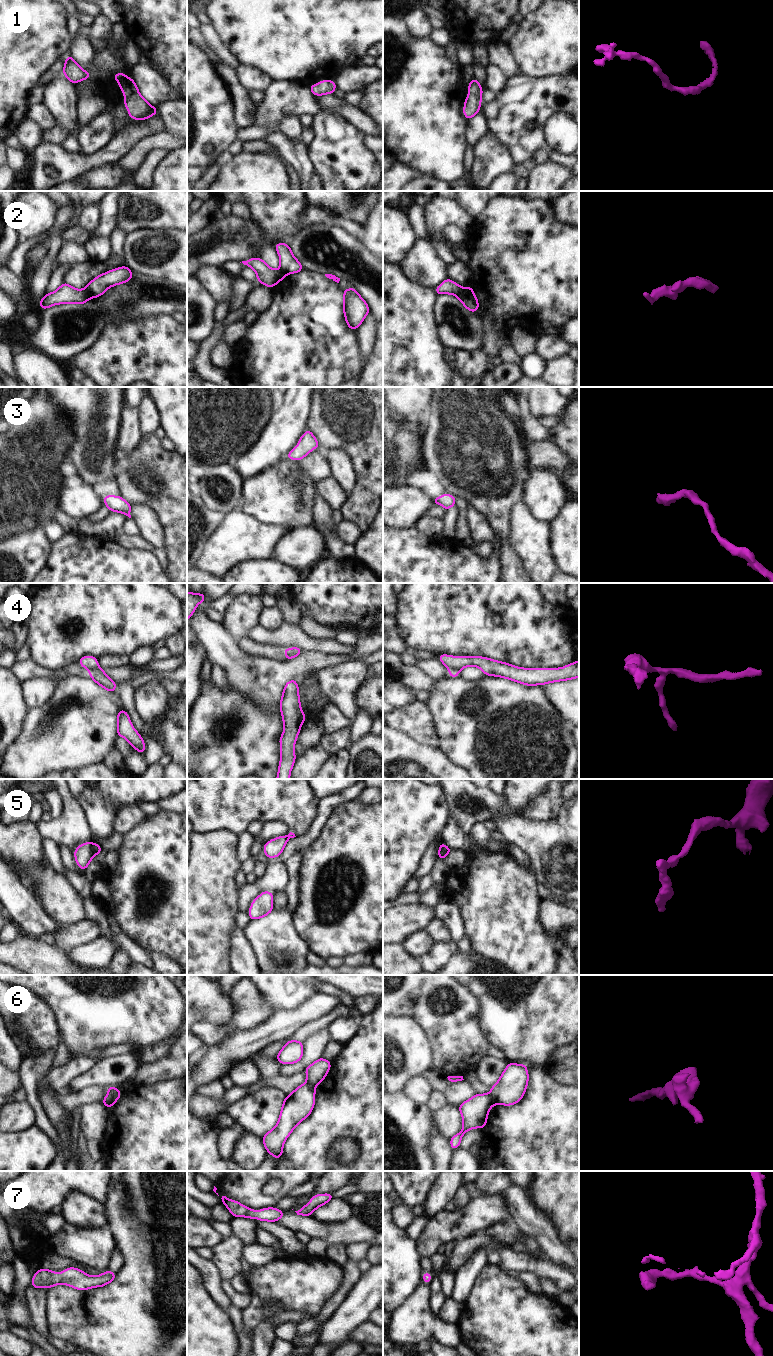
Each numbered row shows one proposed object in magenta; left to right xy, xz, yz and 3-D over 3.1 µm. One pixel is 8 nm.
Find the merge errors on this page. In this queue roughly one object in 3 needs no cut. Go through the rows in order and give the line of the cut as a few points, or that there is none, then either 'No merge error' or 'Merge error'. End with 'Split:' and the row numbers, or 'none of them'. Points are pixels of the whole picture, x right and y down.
1: No split. No merge error
2: Split along xy (84, 289), (90, 297). Merge error
3: No split. No merge error
4: Split along xy (97, 665), (89, 671). Merge error
5: Split along xy (91, 843), (93, 855). Merge error
6: Split along xy (117, 1090), (111, 1105). Merge error
7: No split. No merge error
Split: 2, 4, 5, 6

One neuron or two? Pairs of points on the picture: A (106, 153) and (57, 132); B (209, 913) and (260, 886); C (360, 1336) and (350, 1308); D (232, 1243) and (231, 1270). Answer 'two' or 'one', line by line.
A: two
B: two
C: two
D: one

